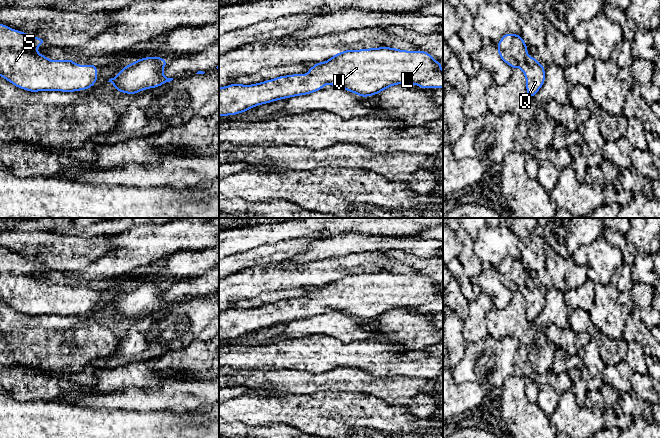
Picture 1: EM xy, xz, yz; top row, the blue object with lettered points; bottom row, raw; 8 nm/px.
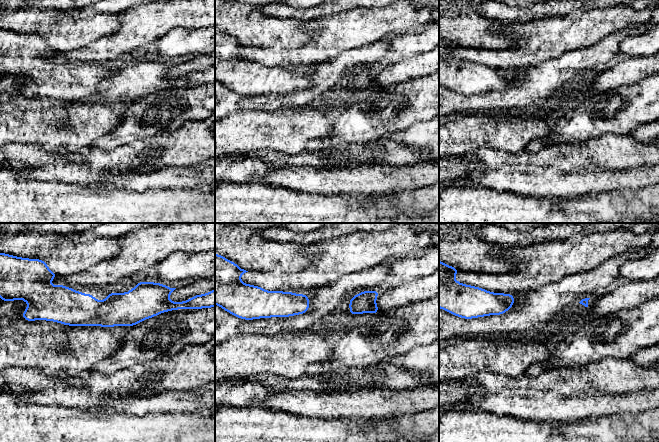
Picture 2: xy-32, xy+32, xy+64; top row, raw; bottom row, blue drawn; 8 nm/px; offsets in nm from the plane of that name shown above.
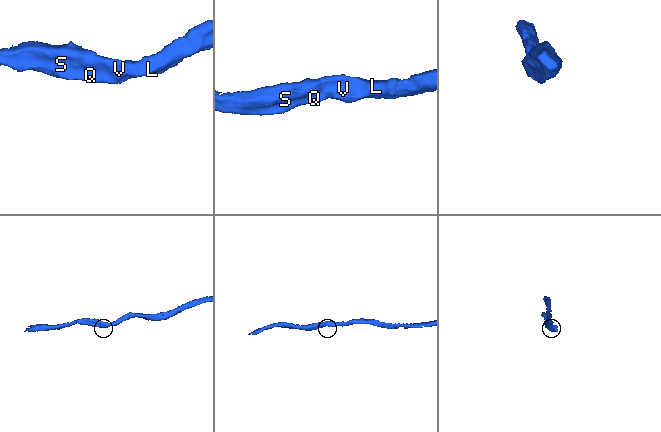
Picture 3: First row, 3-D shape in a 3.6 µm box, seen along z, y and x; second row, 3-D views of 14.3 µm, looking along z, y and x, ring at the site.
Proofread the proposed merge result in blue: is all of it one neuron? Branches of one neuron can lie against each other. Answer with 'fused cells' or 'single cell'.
single cell

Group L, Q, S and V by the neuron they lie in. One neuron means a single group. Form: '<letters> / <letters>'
L Q S V

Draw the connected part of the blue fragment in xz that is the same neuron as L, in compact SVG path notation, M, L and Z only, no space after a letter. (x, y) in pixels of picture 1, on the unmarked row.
M390 271L345 274L325 286L316 287L304 300L293 298L252 309L230 308L219 312L219 340L236 339L261 328L310 318L321 314L326 308L344 312L361 321L376 319L397 308L414 308L422 313L443 312L442 290L425 275Z

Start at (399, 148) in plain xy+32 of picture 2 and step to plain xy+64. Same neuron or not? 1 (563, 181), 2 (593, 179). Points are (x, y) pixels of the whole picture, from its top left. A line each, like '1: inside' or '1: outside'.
1: outside
2: outside

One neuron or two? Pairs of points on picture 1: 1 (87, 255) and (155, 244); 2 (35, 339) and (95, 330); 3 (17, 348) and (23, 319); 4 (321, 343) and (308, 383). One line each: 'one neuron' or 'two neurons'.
1: two neurons
2: one neuron
3: two neurons
4: two neurons

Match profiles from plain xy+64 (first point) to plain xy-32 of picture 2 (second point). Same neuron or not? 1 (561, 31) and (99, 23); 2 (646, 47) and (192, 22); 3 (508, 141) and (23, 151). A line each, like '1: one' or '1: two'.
1: two
2: two
3: two

